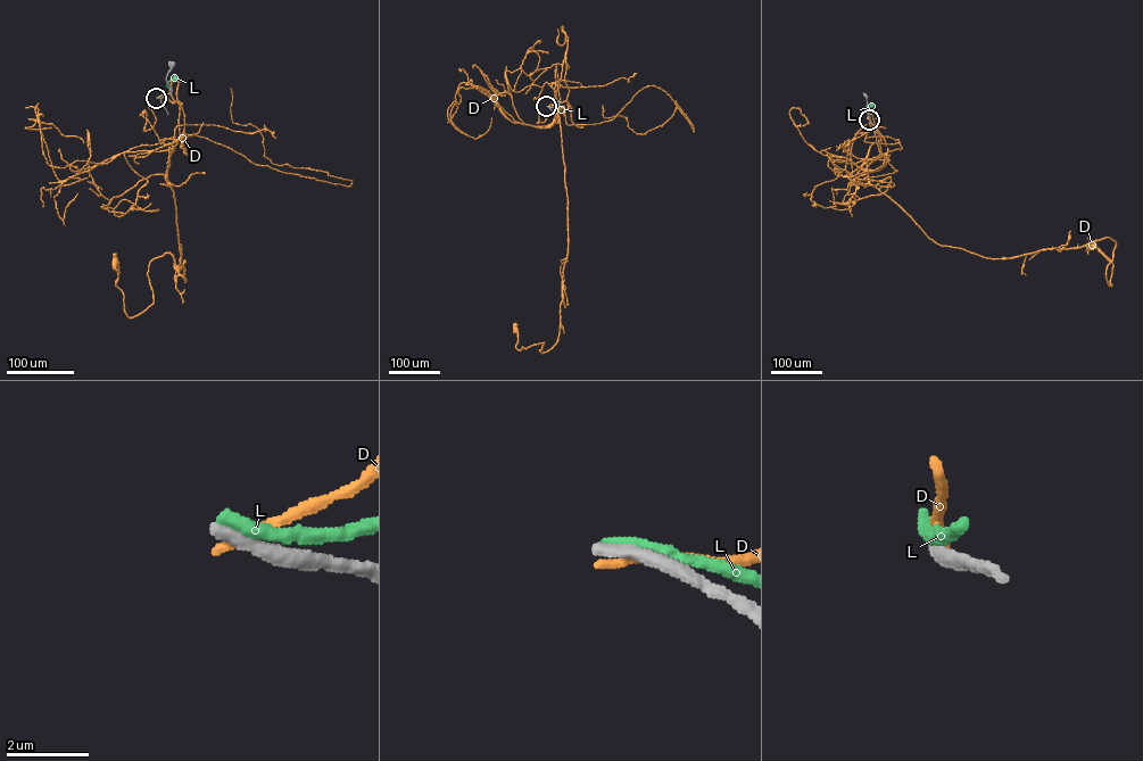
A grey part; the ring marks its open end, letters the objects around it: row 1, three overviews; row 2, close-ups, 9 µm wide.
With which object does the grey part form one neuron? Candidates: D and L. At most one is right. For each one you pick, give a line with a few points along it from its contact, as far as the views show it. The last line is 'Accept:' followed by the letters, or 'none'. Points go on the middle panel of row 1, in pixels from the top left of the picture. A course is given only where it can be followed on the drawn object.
Accept: none

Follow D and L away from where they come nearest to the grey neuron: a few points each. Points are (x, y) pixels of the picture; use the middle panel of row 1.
D: (547, 106), (565, 116), (565, 57), (554, 105), (568, 203), (558, 336), (543, 353), (518, 349), (514, 328)
L: (547, 106), (561, 108)

